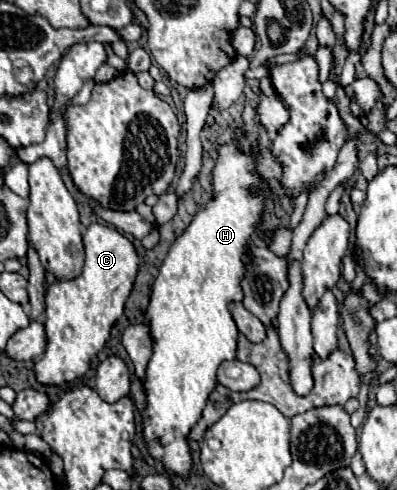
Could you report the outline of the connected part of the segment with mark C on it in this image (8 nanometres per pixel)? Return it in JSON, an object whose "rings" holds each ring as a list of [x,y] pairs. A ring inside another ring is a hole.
{"rings":[[[92,223],[84,233],[84,247],[86,247],[86,261],[84,269],[74,279],[56,279],[46,289],[46,335],[48,335],[48,347],[40,361],[36,361],[36,379],[44,385],[62,385],[66,381],[82,377],[88,367],[90,359],[106,345],[110,339],[112,325],[122,317],[124,303],[132,291],[132,283],[138,273],[138,253],[130,239],[126,239],[118,229],[112,225]]]}

